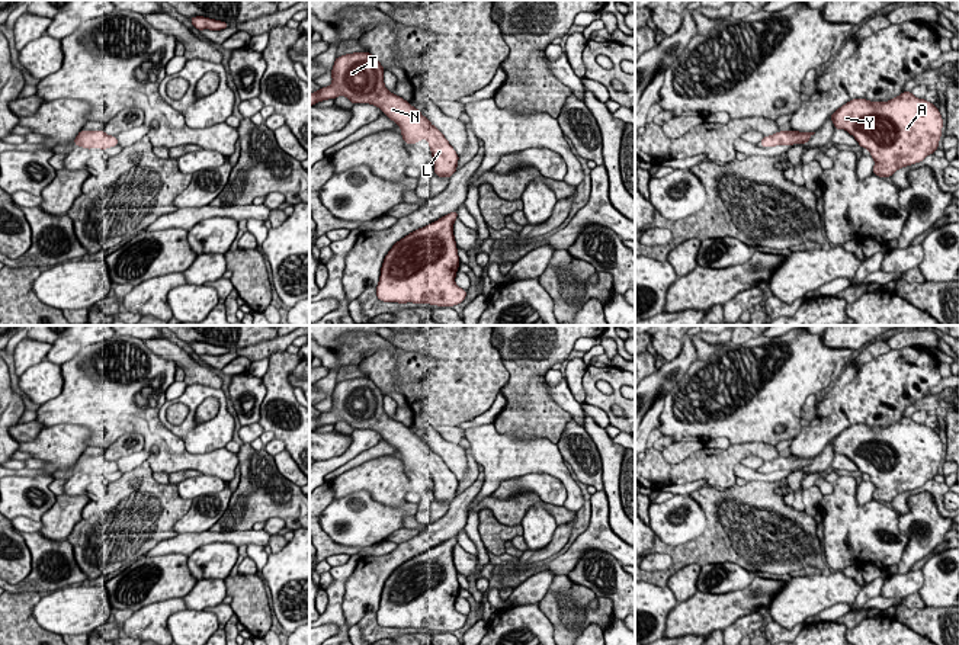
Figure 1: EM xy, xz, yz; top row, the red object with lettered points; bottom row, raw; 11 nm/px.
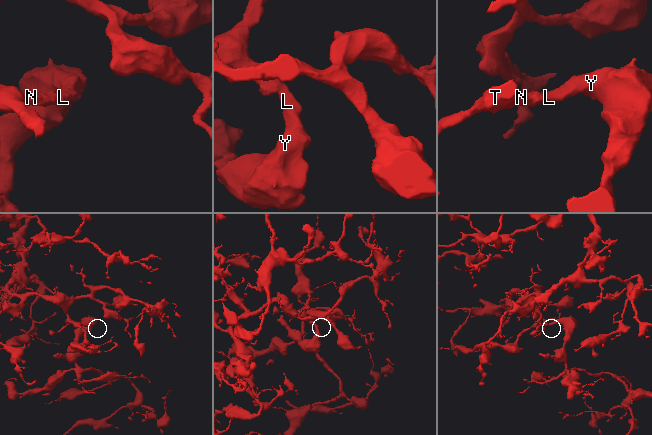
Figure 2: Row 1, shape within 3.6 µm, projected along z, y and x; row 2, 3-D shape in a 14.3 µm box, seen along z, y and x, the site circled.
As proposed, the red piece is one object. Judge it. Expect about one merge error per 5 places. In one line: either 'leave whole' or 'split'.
leave whole

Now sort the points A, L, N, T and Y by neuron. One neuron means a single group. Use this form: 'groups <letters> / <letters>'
groups A L N T Y

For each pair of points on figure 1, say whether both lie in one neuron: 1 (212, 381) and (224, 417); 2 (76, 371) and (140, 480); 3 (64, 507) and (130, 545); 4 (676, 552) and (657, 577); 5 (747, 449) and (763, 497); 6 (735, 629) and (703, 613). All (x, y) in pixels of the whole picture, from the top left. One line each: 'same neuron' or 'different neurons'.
1: different neurons
2: different neurons
3: different neurons
4: same neuron
5: different neurons
6: different neurons

